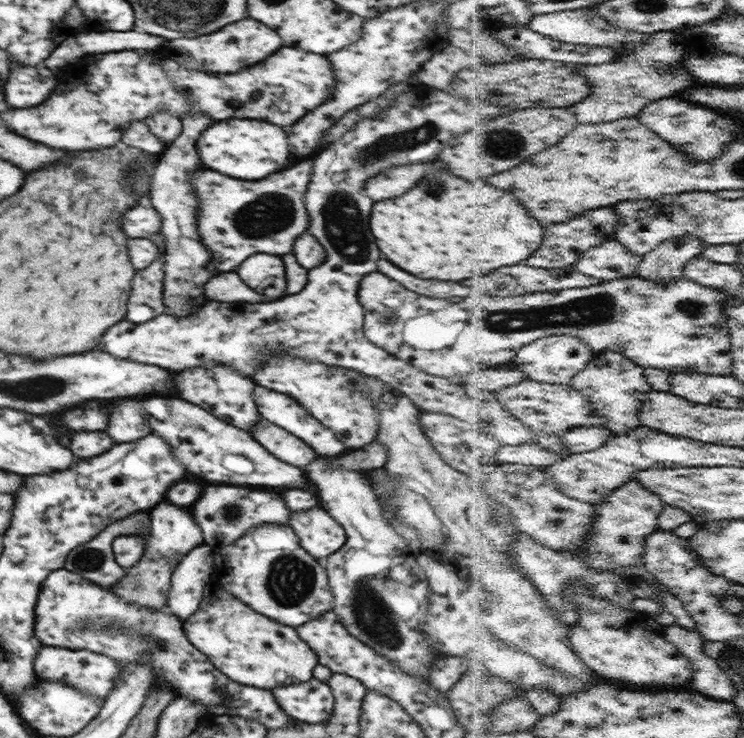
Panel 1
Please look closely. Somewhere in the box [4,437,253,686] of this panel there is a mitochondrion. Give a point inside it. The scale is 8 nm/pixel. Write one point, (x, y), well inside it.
(92, 625)

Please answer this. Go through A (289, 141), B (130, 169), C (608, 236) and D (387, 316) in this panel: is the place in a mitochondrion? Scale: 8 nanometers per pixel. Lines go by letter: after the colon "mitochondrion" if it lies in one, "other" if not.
A: other
B: mitochondrion
C: other
D: mitochondrion

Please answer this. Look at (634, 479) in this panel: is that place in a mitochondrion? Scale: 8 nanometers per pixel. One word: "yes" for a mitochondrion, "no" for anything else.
no

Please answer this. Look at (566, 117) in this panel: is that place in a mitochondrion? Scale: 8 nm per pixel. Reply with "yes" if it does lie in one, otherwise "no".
no

